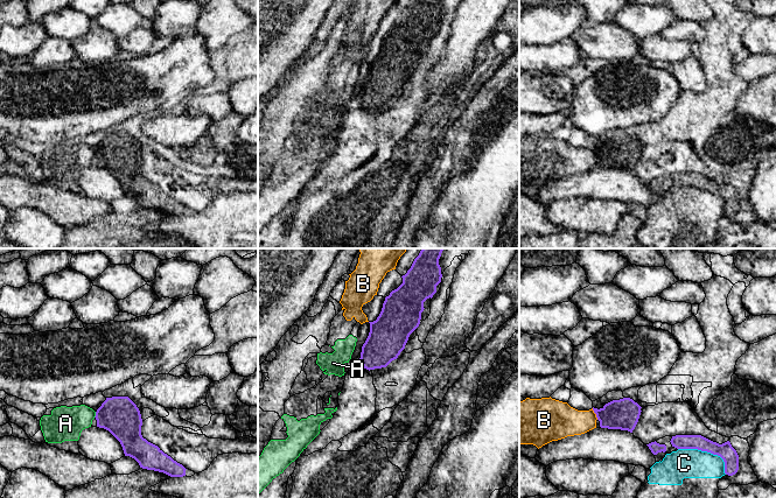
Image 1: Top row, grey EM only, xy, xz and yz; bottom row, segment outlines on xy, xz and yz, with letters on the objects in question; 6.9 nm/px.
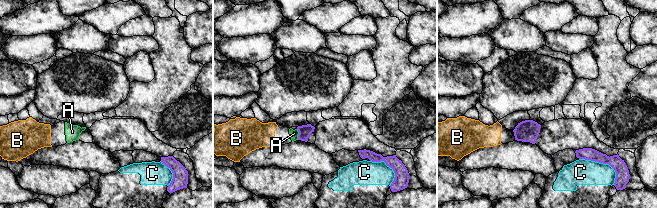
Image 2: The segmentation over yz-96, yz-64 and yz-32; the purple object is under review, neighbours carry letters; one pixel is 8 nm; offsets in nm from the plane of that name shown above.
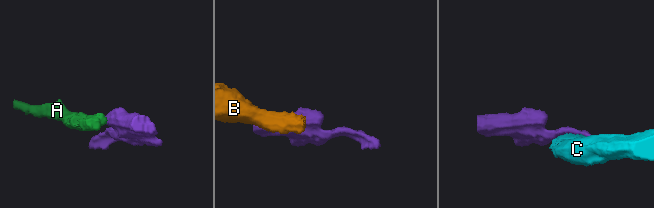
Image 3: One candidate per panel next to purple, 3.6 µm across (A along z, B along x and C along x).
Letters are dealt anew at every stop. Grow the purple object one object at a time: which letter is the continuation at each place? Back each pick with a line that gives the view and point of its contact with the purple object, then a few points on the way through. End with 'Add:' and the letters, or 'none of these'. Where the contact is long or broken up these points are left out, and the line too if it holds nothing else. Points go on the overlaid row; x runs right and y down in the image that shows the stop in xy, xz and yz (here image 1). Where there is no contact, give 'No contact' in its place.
Add: none of these

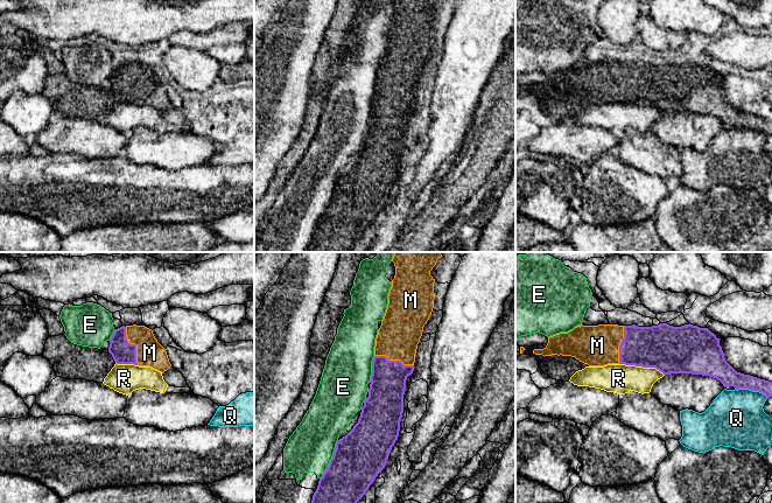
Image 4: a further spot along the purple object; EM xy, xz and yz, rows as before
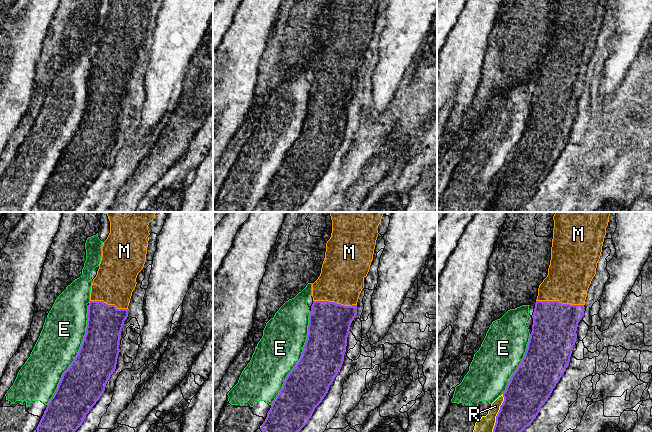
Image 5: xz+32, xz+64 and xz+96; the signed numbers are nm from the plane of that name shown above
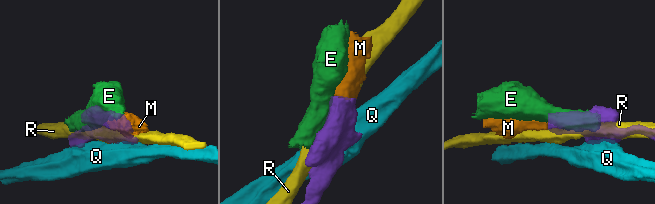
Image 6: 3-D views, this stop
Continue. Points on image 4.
M: Touches purple at xy (134, 344). Path across: xy (123, 353), (134, 344), (149, 353)
Add: M

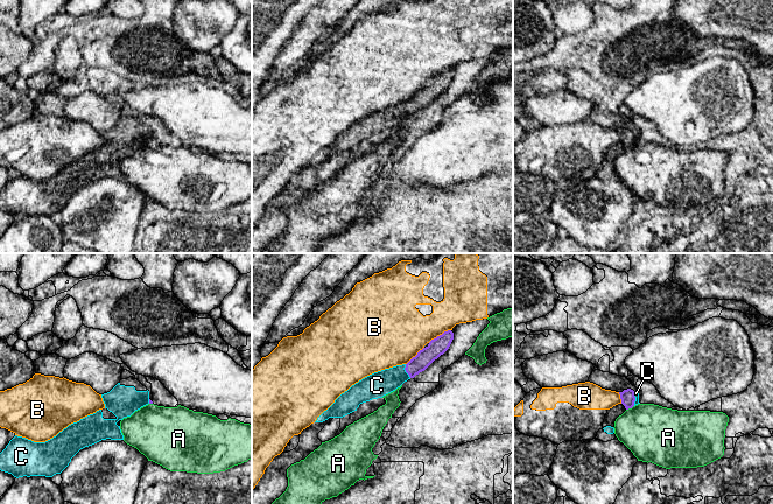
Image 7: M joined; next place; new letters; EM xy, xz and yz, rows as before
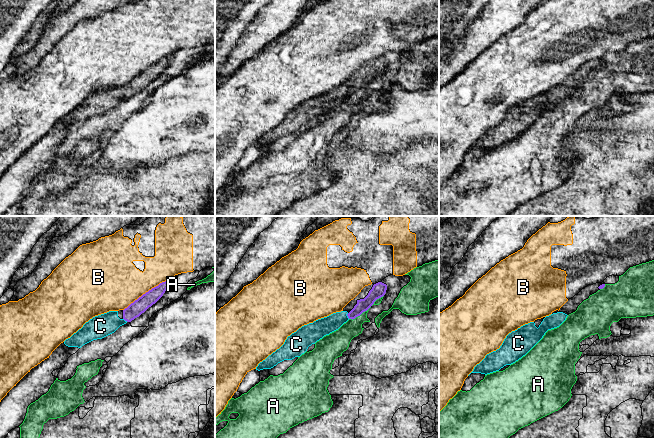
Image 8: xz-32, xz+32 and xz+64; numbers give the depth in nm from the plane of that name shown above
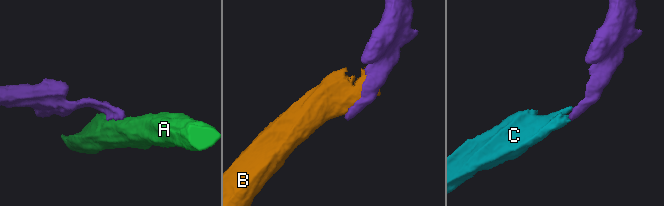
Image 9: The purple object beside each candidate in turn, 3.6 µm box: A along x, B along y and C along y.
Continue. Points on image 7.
C: Touches purple at xz (406, 371). Path across: xz (424, 357), (406, 371), (377, 385)
Add: C

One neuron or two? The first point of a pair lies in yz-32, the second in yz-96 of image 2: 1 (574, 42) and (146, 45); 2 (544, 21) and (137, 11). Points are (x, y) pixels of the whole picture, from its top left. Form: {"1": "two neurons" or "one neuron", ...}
{"1": "one neuron", "2": "one neuron"}

